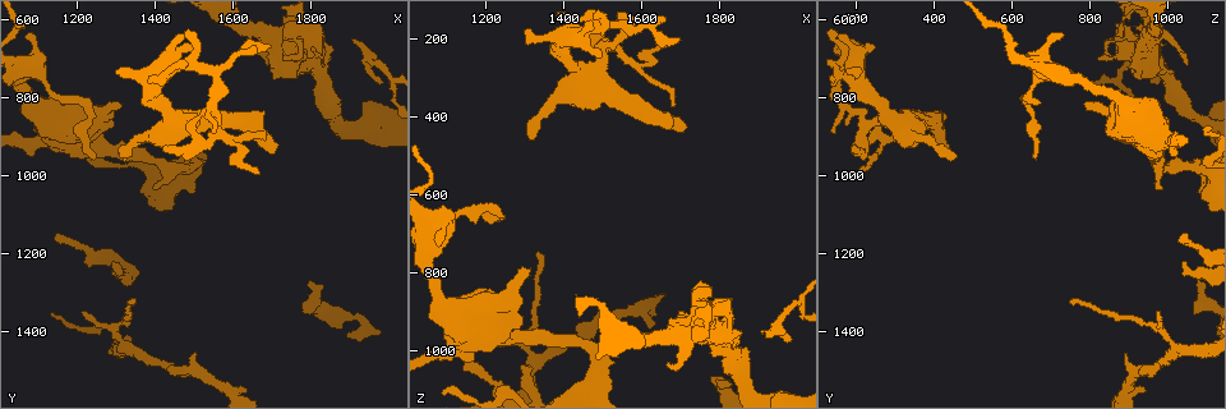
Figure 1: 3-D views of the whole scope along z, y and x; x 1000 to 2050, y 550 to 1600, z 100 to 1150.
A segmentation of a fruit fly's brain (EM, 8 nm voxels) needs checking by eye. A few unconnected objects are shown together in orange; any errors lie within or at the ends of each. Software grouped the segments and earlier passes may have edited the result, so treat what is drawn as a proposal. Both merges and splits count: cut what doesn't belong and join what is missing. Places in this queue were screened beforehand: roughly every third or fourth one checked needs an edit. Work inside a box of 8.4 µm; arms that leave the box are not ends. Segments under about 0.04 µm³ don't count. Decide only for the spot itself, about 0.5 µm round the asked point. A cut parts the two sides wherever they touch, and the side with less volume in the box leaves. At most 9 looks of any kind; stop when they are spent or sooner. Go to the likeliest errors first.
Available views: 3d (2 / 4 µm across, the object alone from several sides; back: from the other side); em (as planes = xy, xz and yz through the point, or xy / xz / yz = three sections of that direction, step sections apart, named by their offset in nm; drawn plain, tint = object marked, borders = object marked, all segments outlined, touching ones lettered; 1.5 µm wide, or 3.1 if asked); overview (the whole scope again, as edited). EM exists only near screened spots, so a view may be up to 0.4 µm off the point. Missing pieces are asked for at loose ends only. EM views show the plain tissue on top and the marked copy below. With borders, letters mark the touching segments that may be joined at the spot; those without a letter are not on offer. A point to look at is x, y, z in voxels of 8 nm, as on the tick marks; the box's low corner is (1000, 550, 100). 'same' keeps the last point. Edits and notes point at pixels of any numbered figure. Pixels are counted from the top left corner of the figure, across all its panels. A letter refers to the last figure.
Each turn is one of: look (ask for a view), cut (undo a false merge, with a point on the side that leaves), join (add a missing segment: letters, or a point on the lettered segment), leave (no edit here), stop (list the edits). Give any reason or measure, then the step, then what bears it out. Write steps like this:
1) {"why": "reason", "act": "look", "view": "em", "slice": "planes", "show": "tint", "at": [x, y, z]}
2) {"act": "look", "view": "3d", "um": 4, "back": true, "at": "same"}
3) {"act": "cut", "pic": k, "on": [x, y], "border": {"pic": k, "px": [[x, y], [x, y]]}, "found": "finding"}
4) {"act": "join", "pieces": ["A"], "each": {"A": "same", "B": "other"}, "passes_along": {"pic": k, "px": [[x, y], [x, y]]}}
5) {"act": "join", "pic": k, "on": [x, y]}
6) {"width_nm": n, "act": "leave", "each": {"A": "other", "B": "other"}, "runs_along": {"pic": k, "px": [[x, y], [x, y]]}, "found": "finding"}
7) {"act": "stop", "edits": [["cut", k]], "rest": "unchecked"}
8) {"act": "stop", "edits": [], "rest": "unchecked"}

{"why": "branch stops here", "act": "look", "view": "3d", "um": 4, "at": [1305, 735, 180]}

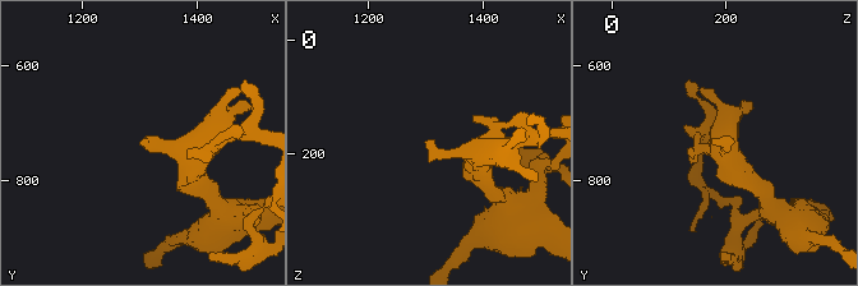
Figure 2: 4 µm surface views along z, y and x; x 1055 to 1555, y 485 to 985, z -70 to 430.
{"why": "now the EM", "act": "look", "view": "em", "slice": "planes", "show": "borders", "at": [1300, 740, 180]}

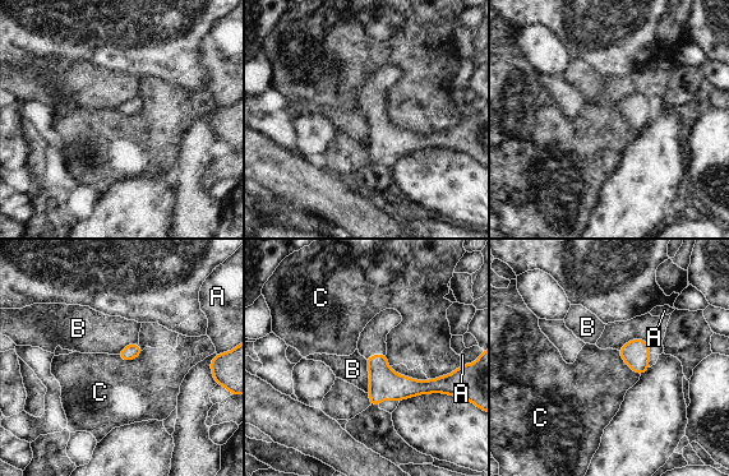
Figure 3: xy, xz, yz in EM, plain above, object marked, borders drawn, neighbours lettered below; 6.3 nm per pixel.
{"act": "leave", "each": {"A": "other", "B": "other", "C": "other"}, "found": "no lettered segment goes on from it"}

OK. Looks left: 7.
{"why": "branch stops here", "act": "look", "view": "em", "slice": "yz", "step": 8, "show": "tint", "at": [1400, 1035, 975]}

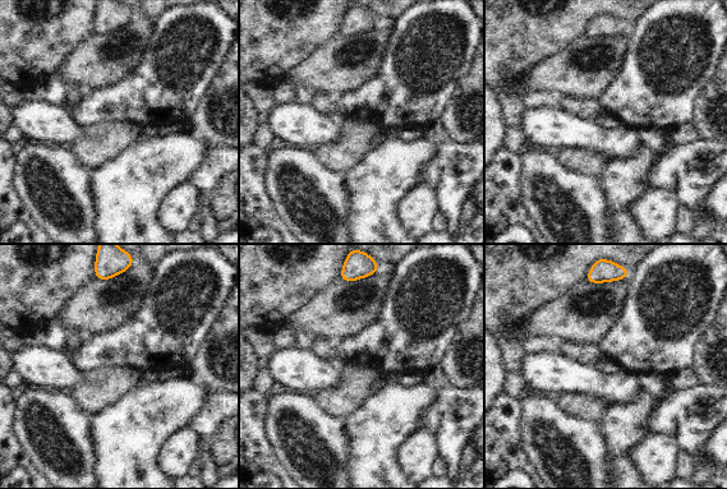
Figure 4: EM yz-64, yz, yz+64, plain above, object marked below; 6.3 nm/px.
{"act": "look", "view": "em", "slice": "planes", "show": "borders", "at": "same"}

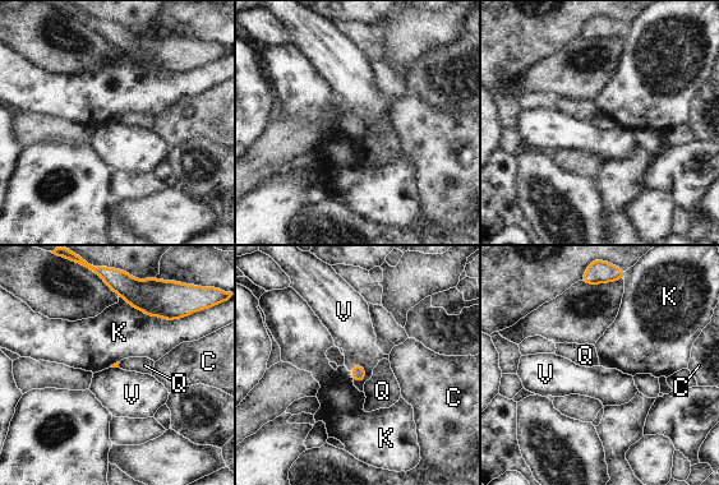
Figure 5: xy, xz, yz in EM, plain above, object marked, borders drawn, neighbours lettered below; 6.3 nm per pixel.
{"act": "leave", "each": {"C": "other", "K": "other", "Q": "other", "V": "other"}, "border": {"pic": 5, "px": [[355, 363], [365, 370], [360, 383]]}, "found": "none of them fits"}

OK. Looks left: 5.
{"why": "free end", "act": "look", "view": "3d", "um": 4, "at": [1420, 925, 190]}

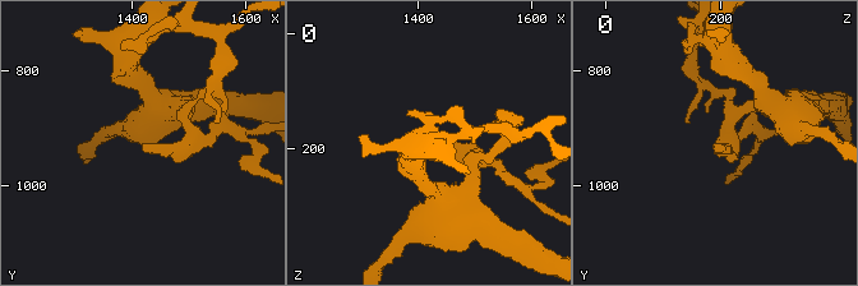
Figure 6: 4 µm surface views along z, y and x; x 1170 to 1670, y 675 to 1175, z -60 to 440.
{"act": "look", "view": "em", "slice": "yz", "step": 4, "show": "borders", "at": [1415, 935, 190]}

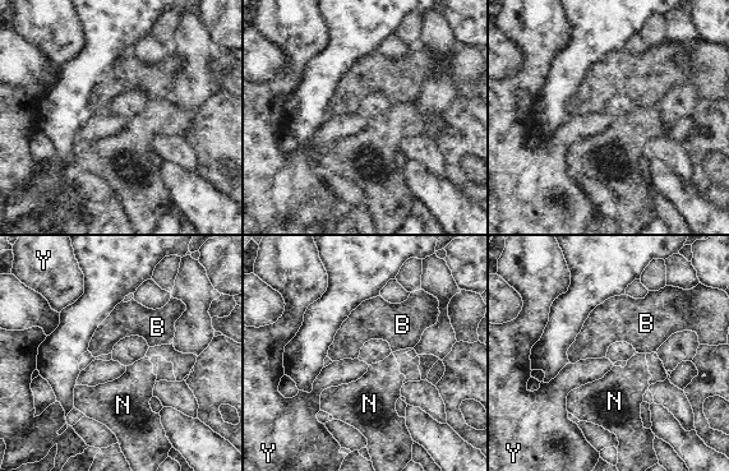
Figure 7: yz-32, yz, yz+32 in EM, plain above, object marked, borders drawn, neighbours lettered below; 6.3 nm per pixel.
{"why": "another direction", "act": "look", "view": "em", "slice": "xz", "step": 4, "show": "borders", "at": "same"}

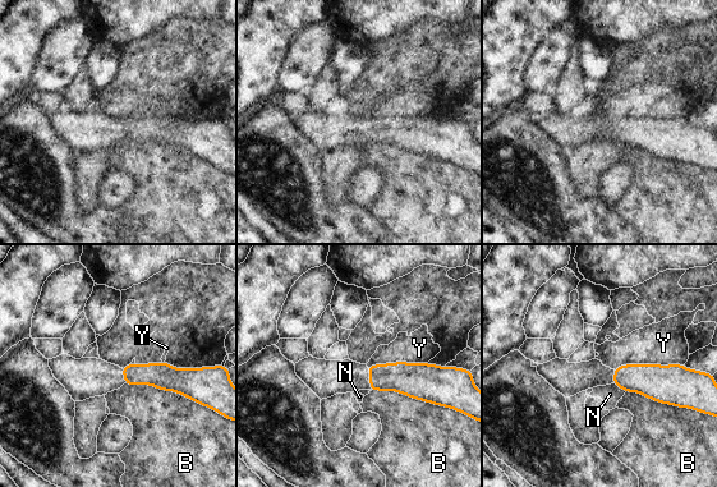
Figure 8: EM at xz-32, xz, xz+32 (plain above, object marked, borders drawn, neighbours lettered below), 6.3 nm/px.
{"act": "leave", "each": {"B": "other", "N": "other", "Y": "other"}, "border": {"pic": 8, "px": [[684, 363], [620, 364], [614, 370]]}, "found": "no lettered segment goes on from it"}

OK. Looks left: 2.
{"act": "stop", "edits": [], "rest": "unchecked"}

